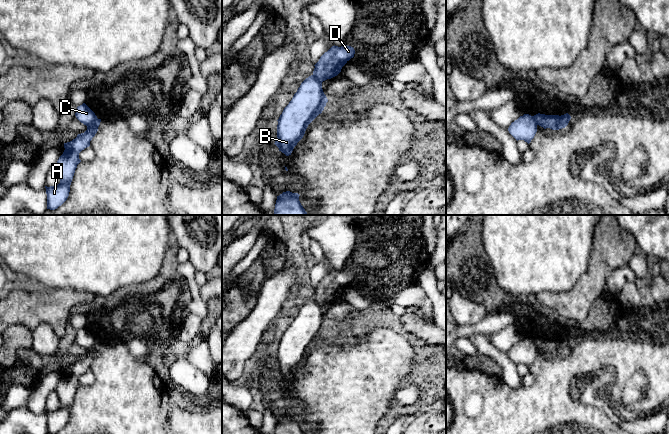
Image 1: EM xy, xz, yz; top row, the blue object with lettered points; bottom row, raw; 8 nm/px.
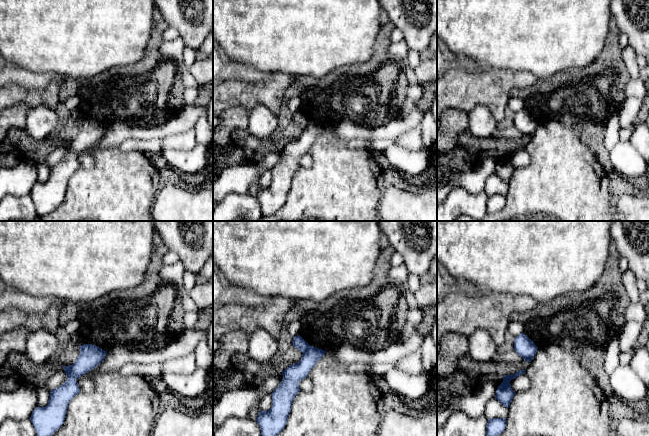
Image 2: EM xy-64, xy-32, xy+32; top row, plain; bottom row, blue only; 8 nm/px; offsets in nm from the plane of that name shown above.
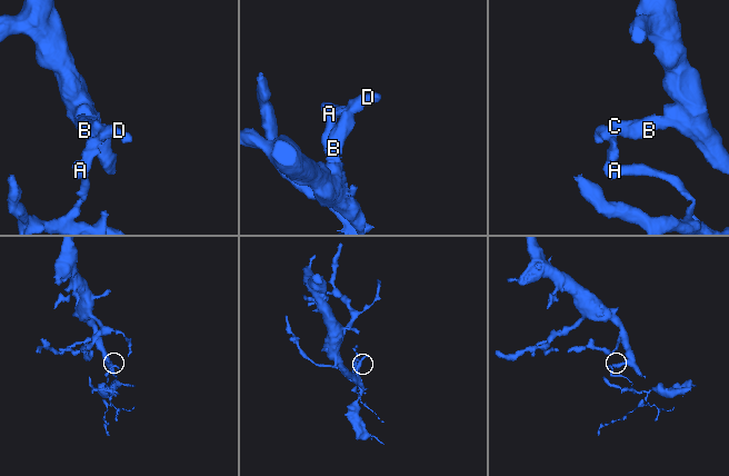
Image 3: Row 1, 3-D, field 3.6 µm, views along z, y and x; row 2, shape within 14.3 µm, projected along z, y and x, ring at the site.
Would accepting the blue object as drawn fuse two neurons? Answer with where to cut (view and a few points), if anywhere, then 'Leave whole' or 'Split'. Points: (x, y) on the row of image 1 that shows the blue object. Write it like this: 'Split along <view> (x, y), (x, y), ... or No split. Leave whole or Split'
Split along xy (97, 118), (87, 127). Split

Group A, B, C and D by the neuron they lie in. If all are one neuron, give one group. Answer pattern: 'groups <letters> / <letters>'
groups A D / B C

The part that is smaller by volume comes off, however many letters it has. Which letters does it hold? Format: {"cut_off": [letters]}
{"cut_off": ["A", "D"]}

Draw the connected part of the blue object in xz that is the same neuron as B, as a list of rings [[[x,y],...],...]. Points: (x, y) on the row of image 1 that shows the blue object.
[[[313,75],[306,78],[284,108],[277,125],[275,145],[286,156],[303,138],[308,125],[324,110],[328,99],[322,82]]]

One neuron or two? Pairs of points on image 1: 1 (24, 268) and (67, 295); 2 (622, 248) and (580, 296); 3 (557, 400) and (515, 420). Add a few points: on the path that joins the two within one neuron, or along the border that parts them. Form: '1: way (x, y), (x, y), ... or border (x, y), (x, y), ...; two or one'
1: border (48, 289), (71, 288), (79, 291); two
2: way (610, 260), (596, 274), (592, 284); one
3: way (547, 410), (537, 420), (525, 420); one

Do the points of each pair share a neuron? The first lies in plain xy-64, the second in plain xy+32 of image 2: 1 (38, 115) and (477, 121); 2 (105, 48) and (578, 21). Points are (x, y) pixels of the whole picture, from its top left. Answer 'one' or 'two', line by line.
1: one
2: one

